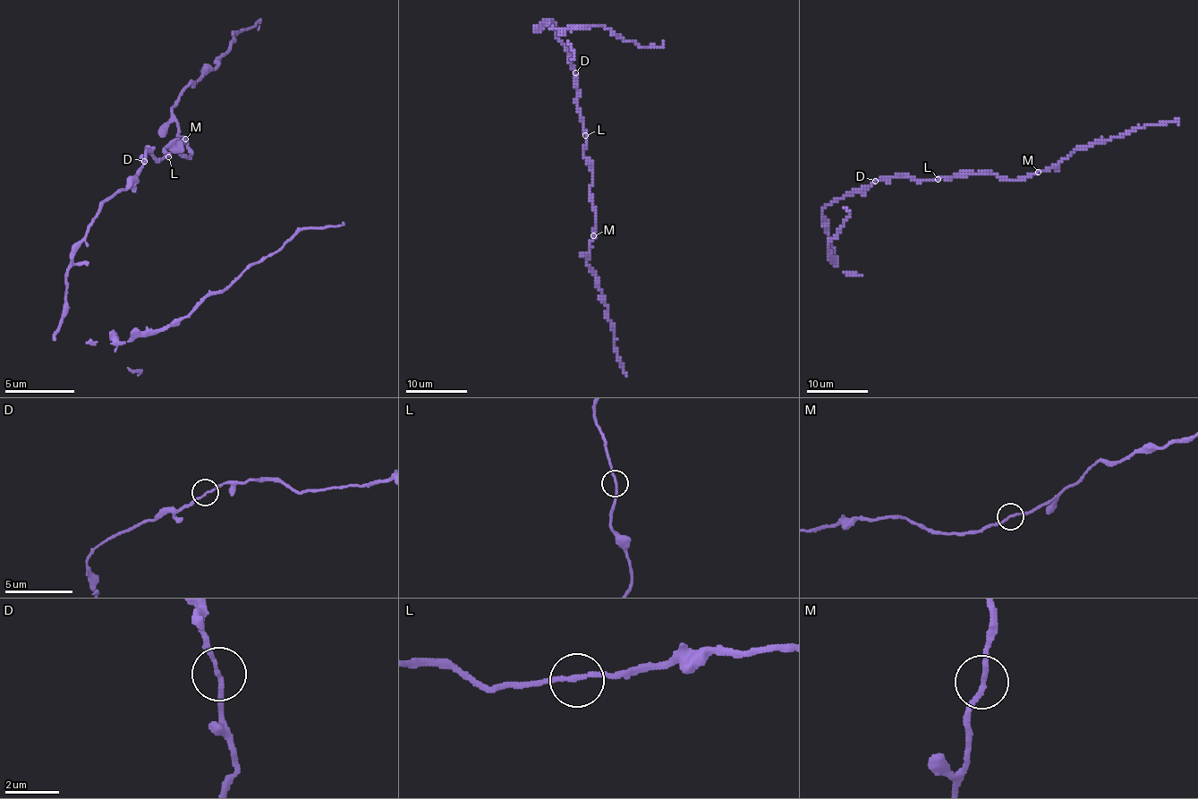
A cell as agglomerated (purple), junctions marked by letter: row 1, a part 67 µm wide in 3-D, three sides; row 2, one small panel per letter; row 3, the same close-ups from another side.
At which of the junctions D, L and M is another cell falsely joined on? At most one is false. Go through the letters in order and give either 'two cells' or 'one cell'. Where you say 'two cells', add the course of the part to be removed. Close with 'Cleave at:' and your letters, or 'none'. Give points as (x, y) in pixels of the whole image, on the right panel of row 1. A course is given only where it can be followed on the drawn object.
D: two cells; course (875, 181), (832, 200), (821, 213), (834, 253), (832, 262), (829, 242), (849, 216), (849, 210), (845, 208)
L: one cell
M: one cell
Cleave at: D

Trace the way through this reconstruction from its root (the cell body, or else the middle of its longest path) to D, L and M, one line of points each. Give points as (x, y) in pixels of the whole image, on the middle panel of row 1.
D: (578, 108), (574, 72)
L: (578, 108), (585, 135)
M: (578, 108), (585, 134), (584, 156), (593, 177), (590, 188), (595, 212), (593, 235)

